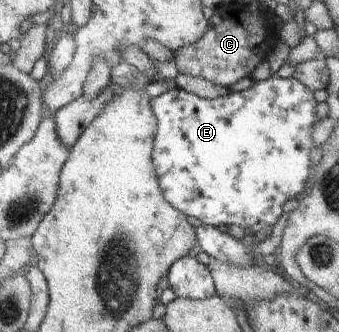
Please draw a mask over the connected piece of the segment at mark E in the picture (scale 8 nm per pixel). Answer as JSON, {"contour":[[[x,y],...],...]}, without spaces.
{"contour":[[[271,77],[270,79],[255,82],[255,84],[241,92],[231,92],[223,97],[216,99],[199,98],[187,91],[178,88],[169,89],[167,93],[163,93],[158,97],[151,98],[149,107],[157,119],[155,125],[155,135],[153,135],[153,150],[151,151],[151,163],[153,163],[153,171],[157,175],[157,181],[163,193],[163,198],[171,207],[177,209],[185,216],[195,217],[203,224],[211,225],[219,228],[220,225],[239,225],[243,229],[254,228],[251,233],[261,233],[260,229],[268,225],[276,225],[278,219],[283,215],[283,205],[290,199],[298,199],[309,186],[311,180],[311,172],[313,163],[310,161],[309,154],[314,148],[313,139],[311,139],[311,128],[318,122],[315,108],[318,103],[315,101],[314,93],[309,91],[305,85],[301,84],[297,79],[282,79],[279,77]]]}

